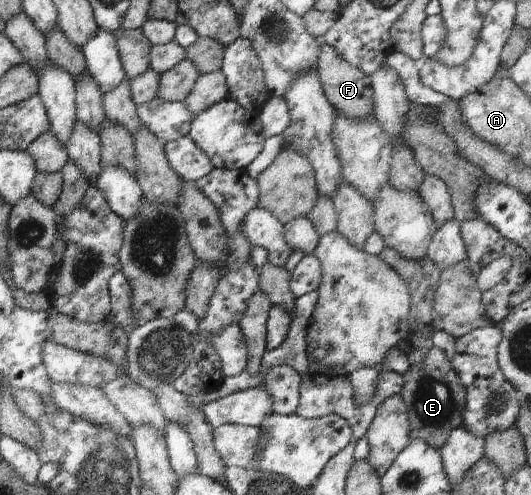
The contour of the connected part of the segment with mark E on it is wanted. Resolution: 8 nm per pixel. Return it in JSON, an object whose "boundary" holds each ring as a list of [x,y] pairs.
{"boundary":[[[433,346],[418,364],[410,365],[404,373],[406,383],[400,395],[406,403],[409,416],[410,440],[422,439],[430,447],[442,448],[452,429],[462,425],[465,390],[452,369],[444,351]]]}

